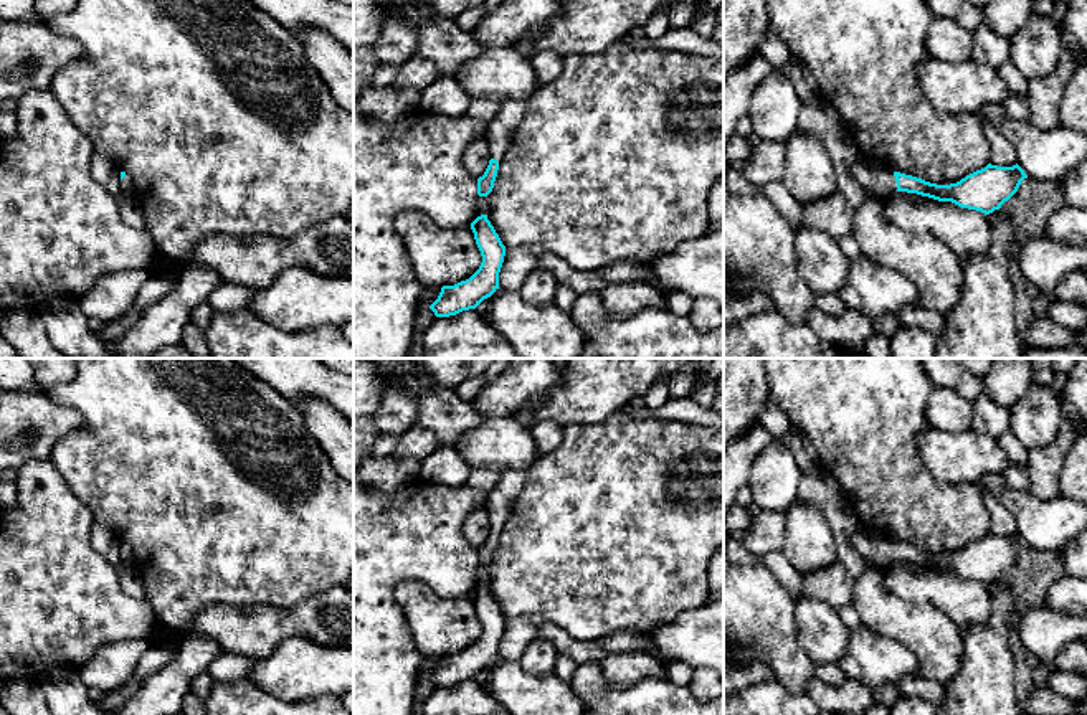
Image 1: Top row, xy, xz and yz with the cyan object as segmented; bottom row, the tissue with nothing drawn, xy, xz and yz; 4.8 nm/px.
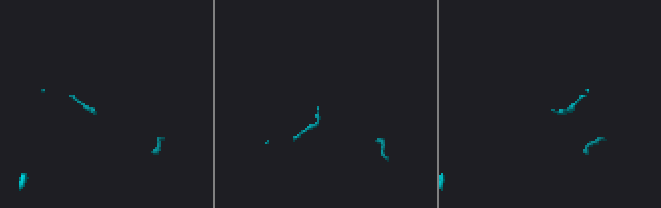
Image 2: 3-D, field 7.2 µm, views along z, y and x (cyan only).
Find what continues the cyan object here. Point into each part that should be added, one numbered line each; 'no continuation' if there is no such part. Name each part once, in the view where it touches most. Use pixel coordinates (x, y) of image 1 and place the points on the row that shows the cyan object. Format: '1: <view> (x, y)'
1: yz (879, 180)

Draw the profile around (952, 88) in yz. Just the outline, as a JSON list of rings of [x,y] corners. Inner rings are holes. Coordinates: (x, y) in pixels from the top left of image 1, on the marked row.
[[[927,56],[917,68],[917,79],[927,101],[942,114],[980,114],[1009,94],[998,69],[971,58],[945,63]]]

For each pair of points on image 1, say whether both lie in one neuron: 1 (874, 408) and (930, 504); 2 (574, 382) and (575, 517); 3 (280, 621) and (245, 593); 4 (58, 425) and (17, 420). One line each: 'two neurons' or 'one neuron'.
1: one neuron
2: two neurons
3: two neurons
4: one neuron

